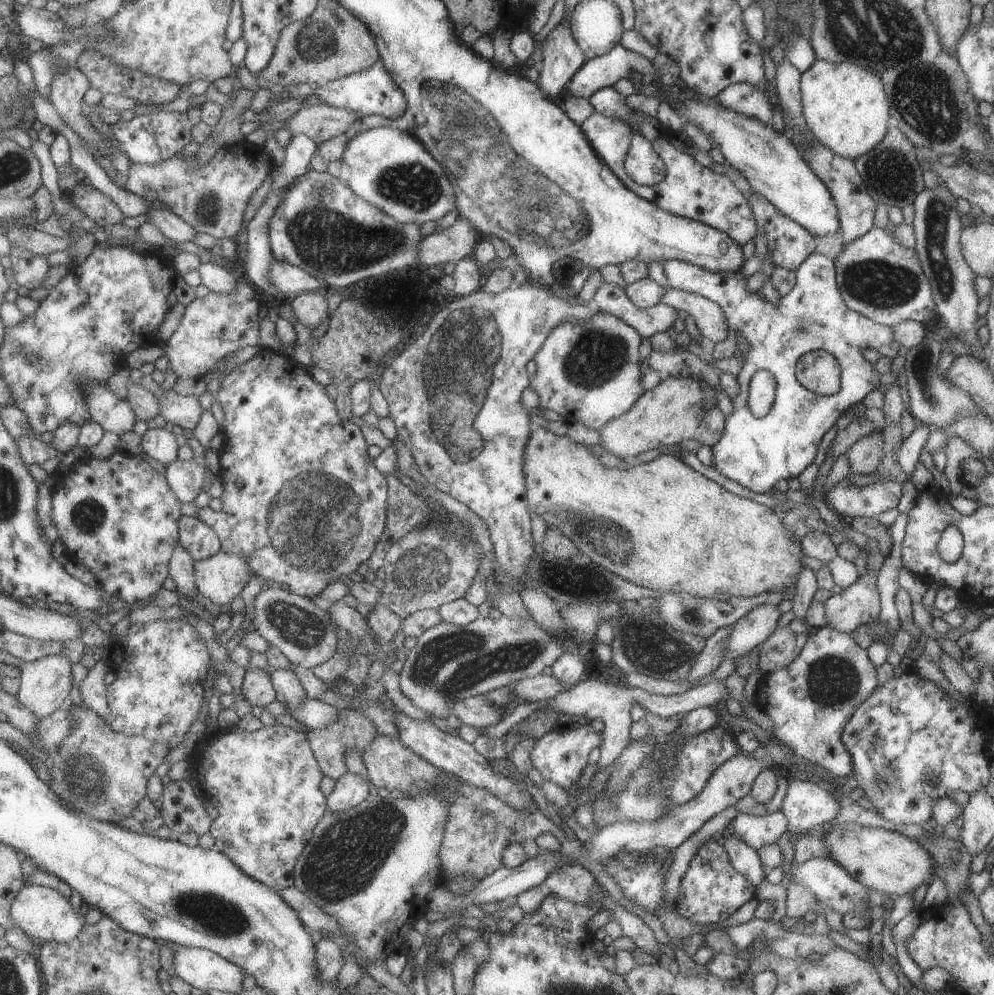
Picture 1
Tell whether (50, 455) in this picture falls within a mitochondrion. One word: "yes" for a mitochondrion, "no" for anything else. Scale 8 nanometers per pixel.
no

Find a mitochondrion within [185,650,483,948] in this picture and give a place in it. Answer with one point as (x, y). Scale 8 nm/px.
(348, 855)

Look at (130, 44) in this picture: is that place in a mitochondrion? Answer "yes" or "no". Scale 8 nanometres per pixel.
yes

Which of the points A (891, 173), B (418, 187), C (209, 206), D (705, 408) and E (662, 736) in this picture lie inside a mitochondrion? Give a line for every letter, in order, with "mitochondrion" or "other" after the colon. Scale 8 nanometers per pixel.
A: mitochondrion
B: mitochondrion
C: mitochondrion
D: other
E: other

